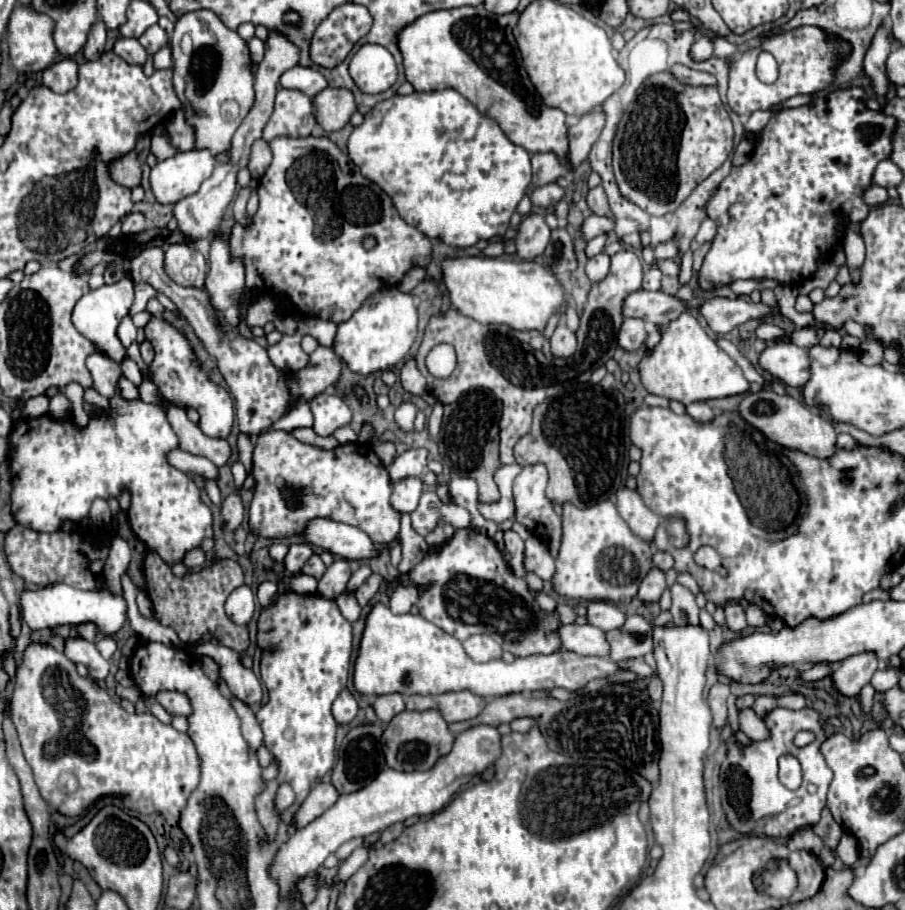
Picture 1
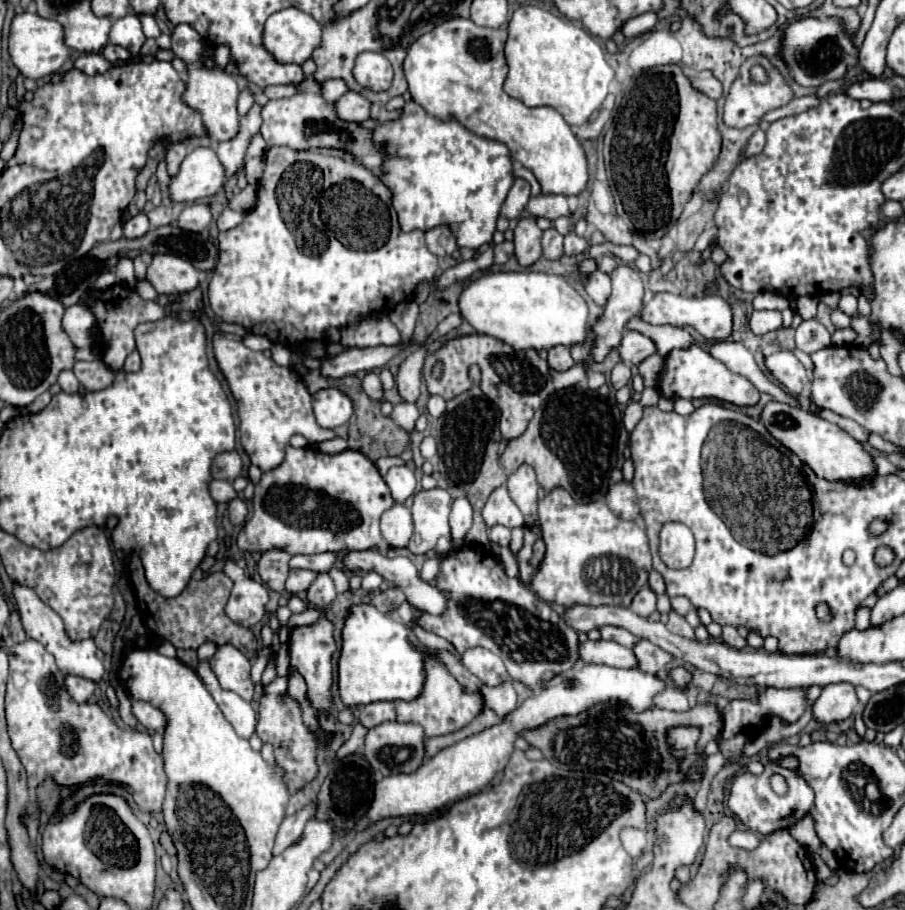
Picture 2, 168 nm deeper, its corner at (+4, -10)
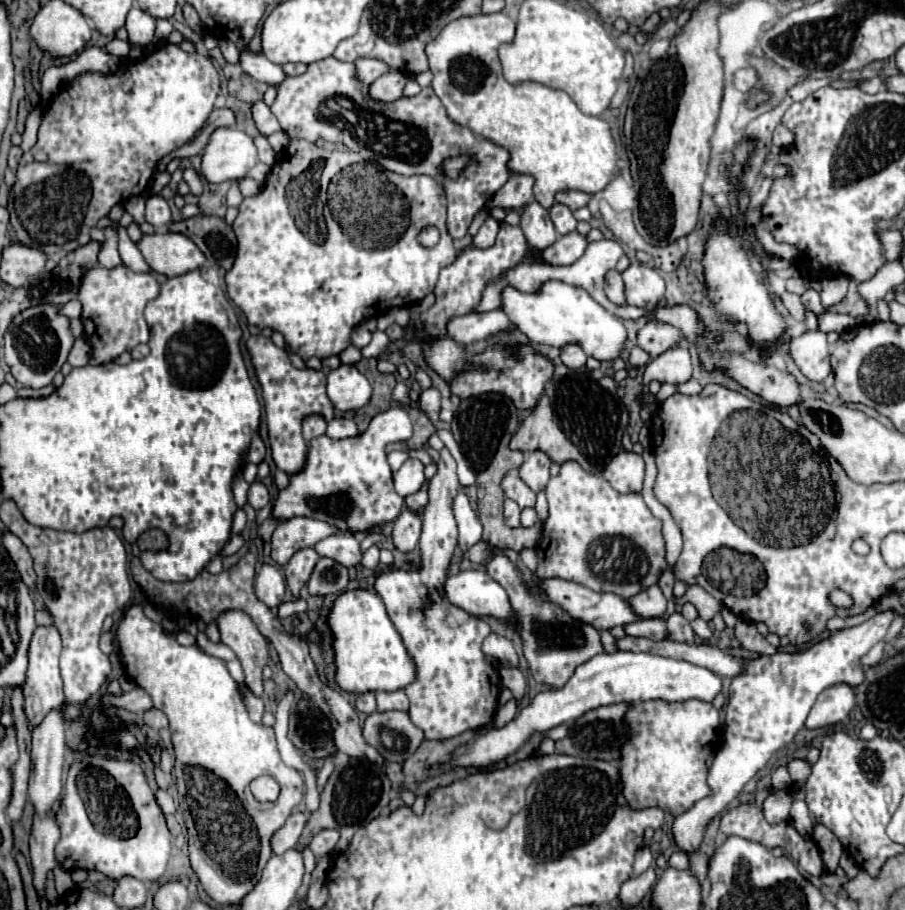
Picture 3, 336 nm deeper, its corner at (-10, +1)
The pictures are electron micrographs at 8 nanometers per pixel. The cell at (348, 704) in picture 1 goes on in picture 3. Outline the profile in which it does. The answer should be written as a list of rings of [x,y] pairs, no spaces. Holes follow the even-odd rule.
[[[363,693],[363,695],[357,695],[357,701],[355,701],[355,709],[361,711],[361,713],[375,713],[375,693]]]

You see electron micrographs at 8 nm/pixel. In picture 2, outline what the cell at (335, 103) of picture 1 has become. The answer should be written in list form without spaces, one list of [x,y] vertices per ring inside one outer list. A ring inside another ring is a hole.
[[[347,92],[345,96],[341,96],[335,102],[335,108],[337,108],[337,116],[341,120],[347,120],[347,122],[365,122],[369,118],[371,102],[365,96],[357,94],[357,92]]]

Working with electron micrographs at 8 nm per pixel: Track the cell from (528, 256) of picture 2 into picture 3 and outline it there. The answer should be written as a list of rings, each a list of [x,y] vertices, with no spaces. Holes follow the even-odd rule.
[[[537,201],[525,205],[525,211],[521,213],[521,223],[519,227],[523,229],[527,243],[533,249],[547,249],[549,245],[553,245],[559,237],[559,233],[555,231],[555,225],[549,217],[549,211],[543,209]]]

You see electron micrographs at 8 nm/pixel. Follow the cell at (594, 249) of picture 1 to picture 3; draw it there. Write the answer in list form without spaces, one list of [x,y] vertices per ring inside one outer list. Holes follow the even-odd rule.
[[[547,281],[535,293],[521,293],[513,287],[501,291],[501,309],[509,321],[529,337],[535,345],[563,347],[569,343],[579,343],[583,351],[599,361],[615,359],[623,351],[627,331],[623,323],[603,309],[583,287],[575,287],[563,281]]]

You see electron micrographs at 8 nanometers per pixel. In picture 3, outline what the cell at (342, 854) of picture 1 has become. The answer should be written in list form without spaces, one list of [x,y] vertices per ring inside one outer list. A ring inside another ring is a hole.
[[[323,829],[311,839],[311,851],[315,857],[323,857],[335,849],[337,841],[339,841],[339,831]]]

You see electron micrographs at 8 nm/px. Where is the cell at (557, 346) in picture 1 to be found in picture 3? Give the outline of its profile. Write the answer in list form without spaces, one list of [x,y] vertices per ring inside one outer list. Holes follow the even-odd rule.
[[[565,345],[561,349],[561,361],[569,367],[569,369],[581,369],[587,361],[587,355],[583,353],[583,349],[579,345]]]

